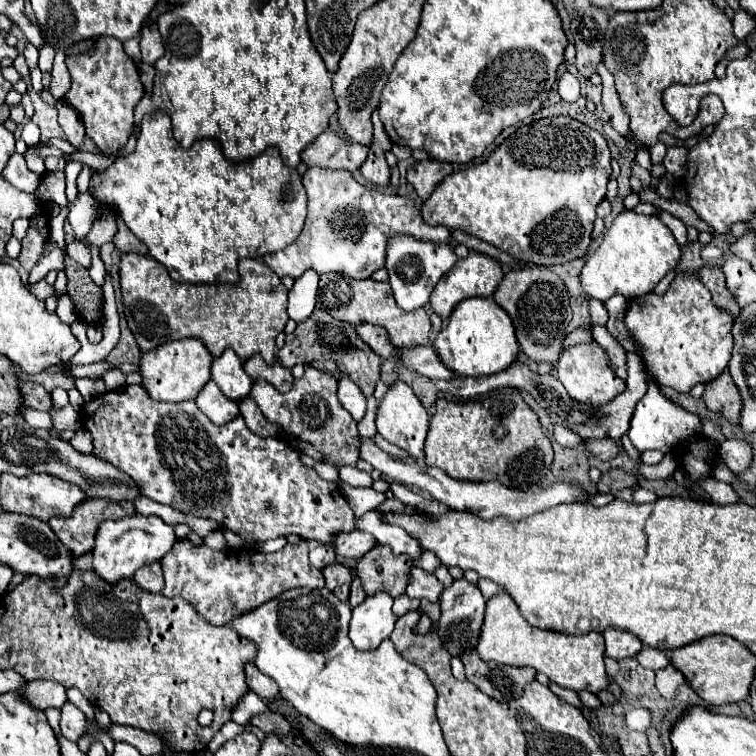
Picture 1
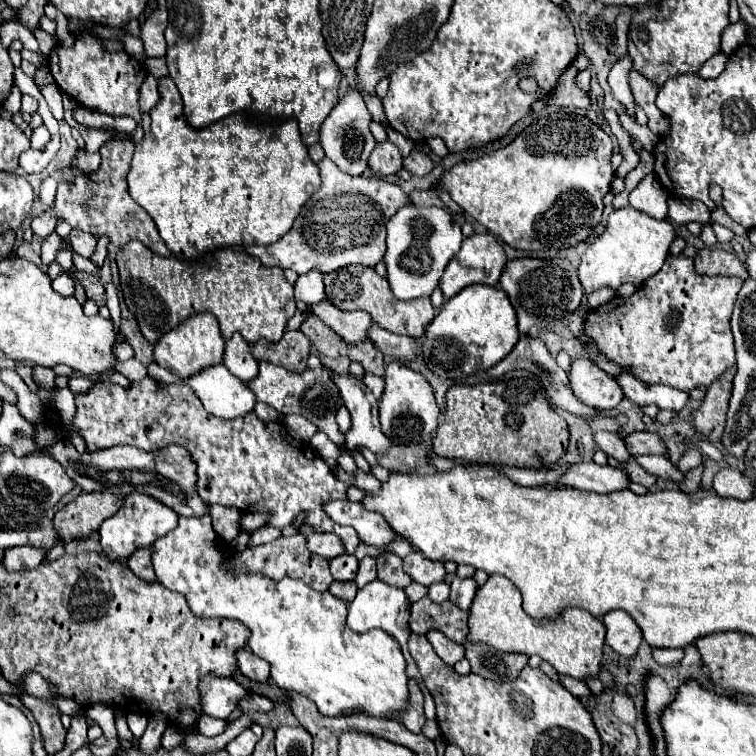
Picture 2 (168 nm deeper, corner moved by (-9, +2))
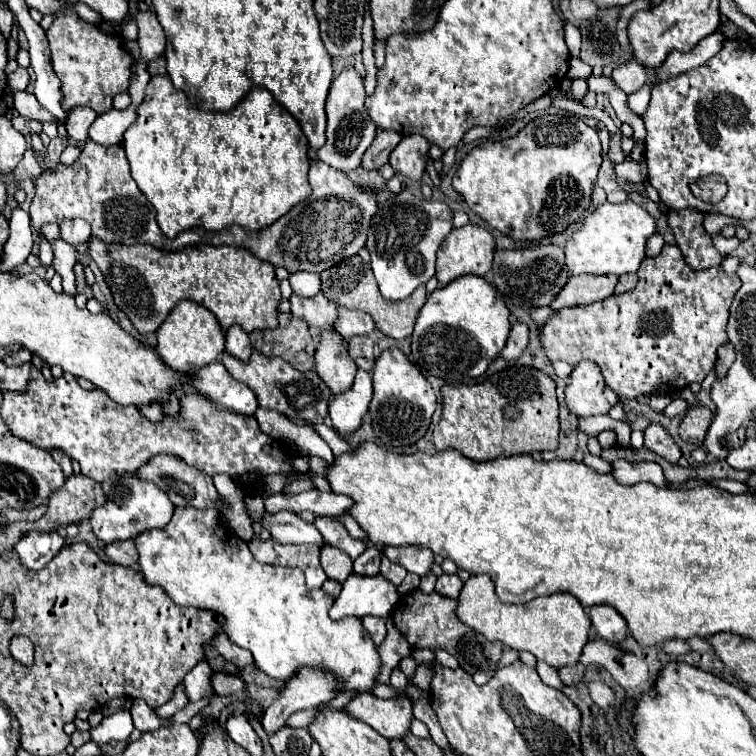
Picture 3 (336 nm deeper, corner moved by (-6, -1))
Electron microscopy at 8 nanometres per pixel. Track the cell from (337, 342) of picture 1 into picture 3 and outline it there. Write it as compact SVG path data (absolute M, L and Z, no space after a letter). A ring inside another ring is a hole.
M351 338L349 356L357 364L357 368L371 372L375 366L375 342L371 338Z

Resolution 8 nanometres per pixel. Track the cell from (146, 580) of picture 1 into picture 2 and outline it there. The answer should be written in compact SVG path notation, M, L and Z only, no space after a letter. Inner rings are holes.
M140 547L138 551L134 551L134 555L130 555L130 561L126 561L126 563L134 571L134 575L138 575L140 579L156 581L152 559L150 559L150 549L148 547Z

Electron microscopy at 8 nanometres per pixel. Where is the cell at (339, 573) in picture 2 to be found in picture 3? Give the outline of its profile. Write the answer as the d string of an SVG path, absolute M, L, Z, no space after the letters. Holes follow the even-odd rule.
M329 544L321 550L321 566L325 574L335 582L345 582L353 572L353 560L347 558L347 554L343 554L339 548L333 548Z

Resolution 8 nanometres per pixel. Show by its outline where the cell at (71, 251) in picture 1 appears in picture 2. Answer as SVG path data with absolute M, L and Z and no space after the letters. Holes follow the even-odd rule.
M72 229L70 231L70 243L72 243L72 249L82 255L82 257L90 257L96 249L96 237L92 233L86 233L86 231L80 231L80 229Z

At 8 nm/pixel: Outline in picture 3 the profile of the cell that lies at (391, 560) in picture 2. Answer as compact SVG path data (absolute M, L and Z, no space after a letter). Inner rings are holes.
M381 556L381 576L387 578L391 584L399 586L405 580L407 570L403 570L403 566L399 564L393 564L387 556Z

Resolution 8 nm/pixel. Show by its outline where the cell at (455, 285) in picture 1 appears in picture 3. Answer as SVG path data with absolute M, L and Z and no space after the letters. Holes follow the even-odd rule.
M465 224L461 228L453 228L451 234L445 238L445 242L439 248L437 254L437 274L435 278L439 280L441 286L447 286L459 276L475 274L475 276L487 276L493 266L493 254L495 254L495 240L493 236L475 224Z

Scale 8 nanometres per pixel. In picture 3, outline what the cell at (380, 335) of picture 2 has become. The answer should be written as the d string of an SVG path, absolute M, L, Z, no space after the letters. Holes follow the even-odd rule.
M339 306L339 320L337 320L337 332L343 338L353 338L353 336L375 336L377 326L373 318L367 312L355 312Z

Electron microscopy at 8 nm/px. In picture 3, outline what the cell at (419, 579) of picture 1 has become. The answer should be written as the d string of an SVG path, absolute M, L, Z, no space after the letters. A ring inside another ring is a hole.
M387 546L383 548L383 554L389 556L391 562L403 566L407 572L417 576L427 576L433 566L433 554L431 550L415 550L413 546Z

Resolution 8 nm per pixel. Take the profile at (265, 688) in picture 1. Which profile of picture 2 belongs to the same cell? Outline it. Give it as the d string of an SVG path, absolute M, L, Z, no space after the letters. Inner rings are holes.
M246 647L244 649L238 649L236 653L236 661L238 661L238 669L242 671L242 675L246 675L248 679L252 681L268 681L270 677L270 665L256 657L252 651L248 651Z

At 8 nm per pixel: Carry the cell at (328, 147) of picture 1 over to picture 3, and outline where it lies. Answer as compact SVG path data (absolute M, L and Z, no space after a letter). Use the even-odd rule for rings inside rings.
M355 68L343 70L331 84L325 112L327 112L327 142L317 150L317 156L321 162L329 164L331 168L339 172L351 172L361 166L361 158L371 146L377 126L367 118L365 110L365 88L363 88L363 78L355 72Z

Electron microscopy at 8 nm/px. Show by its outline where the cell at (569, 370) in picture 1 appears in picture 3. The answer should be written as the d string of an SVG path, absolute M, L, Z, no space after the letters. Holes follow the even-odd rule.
M579 362L571 376L569 386L565 390L565 404L579 418L607 414L619 396L605 384L599 366L593 362Z

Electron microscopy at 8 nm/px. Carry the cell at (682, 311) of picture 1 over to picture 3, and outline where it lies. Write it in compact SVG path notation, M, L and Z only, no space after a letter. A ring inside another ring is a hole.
M663 246L663 250L655 256L655 258L645 258L643 260L643 266L639 268L639 284L631 290L631 292L625 292L625 294L613 294L609 298L605 298L603 302L595 302L595 304L589 304L589 306L575 306L575 308L563 308L563 310L557 310L555 318L551 318L547 324L541 326L539 334L541 334L541 342L543 342L543 350L545 354L549 356L549 360L565 360L569 362L571 366L577 366L577 362L581 360L591 360L595 362L601 372L603 372L603 378L607 382L607 386L619 396L619 398L637 398L641 394L671 394L671 392L677 392L681 388L687 388L689 384L697 382L701 384L705 380L705 376L709 372L713 372L715 368L715 362L717 362L717 348L727 344L727 332L725 332L725 326L727 326L727 318L729 318L729 306L733 302L733 296L735 292L739 290L741 282L739 282L739 276L737 274L727 274L723 268L711 268L711 270L691 270L681 254L681 250L677 246Z

